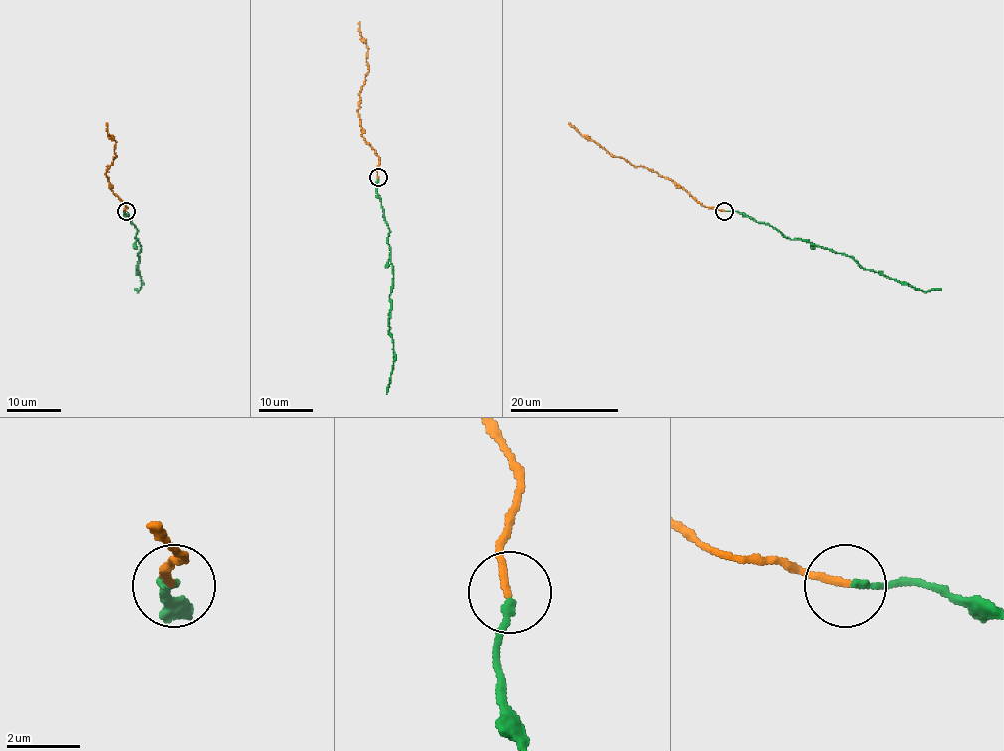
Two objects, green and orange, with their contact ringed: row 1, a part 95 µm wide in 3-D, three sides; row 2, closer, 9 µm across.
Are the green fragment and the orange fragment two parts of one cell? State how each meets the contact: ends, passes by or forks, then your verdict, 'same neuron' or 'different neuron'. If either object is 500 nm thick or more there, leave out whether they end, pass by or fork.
green ends there; orange ends there; different neuron

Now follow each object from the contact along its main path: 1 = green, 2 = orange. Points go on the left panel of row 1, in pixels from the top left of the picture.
1: (126, 211), (123, 211), (137, 229), (141, 249), (137, 254), (137, 272), (141, 283), (138, 291), (134, 288)
2: (126, 211), (123, 203), (110, 189), (106, 176), (107, 166), (117, 156), (115, 142), (107, 132), (107, 122)

